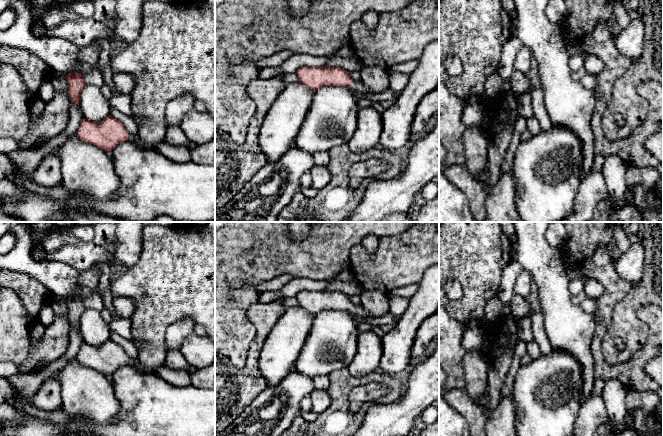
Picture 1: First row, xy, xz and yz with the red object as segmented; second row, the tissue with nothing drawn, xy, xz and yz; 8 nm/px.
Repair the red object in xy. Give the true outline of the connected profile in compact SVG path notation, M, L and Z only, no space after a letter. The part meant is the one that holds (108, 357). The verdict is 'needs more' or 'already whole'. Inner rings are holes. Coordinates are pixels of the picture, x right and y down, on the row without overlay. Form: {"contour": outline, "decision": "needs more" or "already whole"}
{"contour": "M111 339L96 347L84 342L75 360L110 377L118 368L130 365L136 367L138 358L131 358L125 350Z", "decision": "needs more"}

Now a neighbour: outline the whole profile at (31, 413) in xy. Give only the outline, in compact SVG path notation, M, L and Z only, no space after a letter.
M10 397L6 403L14 407L17 411L24 414L26 421L46 420L54 424L72 427L77 424L73 417L69 416L64 410L44 411L32 404L23 404Z

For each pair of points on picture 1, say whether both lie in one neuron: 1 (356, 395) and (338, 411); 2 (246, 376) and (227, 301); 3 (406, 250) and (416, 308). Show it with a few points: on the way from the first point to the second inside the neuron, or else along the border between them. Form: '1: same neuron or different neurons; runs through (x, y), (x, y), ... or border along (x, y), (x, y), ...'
1: different neurons; border along (361, 384), (348, 395), (351, 412)
2: different neurons; border along (250, 344), (242, 368), (226, 360)
3: different neurons; border along (428, 268), (418, 282)

